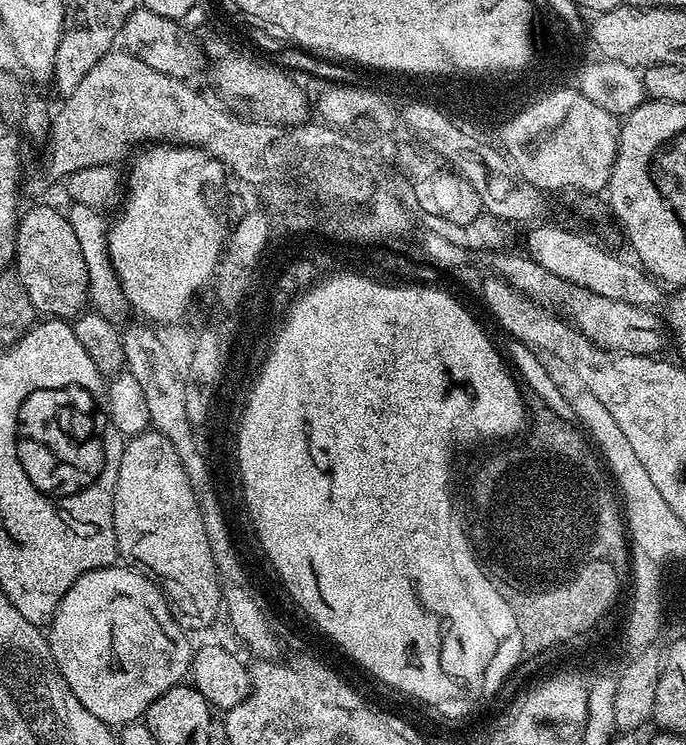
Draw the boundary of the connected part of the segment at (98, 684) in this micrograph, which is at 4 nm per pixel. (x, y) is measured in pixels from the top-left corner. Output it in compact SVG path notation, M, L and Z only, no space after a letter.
M120 564L88 571L82 578L78 578L74 586L63 596L63 600L59 603L55 612L53 612L52 623L49 625L47 633L55 664L62 676L66 678L67 685L70 686L82 706L86 707L90 714L94 714L99 721L111 728L118 728L139 721L147 713L149 706L154 701L161 697L166 690L173 688L187 677L187 674L191 671L194 653L194 646L191 646L187 636L189 636L187 631L177 623L176 617L171 612L171 605L163 599L161 589L144 573L130 566Z

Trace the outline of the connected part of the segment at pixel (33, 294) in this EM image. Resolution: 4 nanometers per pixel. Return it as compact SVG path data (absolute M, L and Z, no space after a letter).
M29 207L16 226L14 271L19 276L37 313L48 318L71 321L89 307L88 276L82 248L67 215L56 208Z

